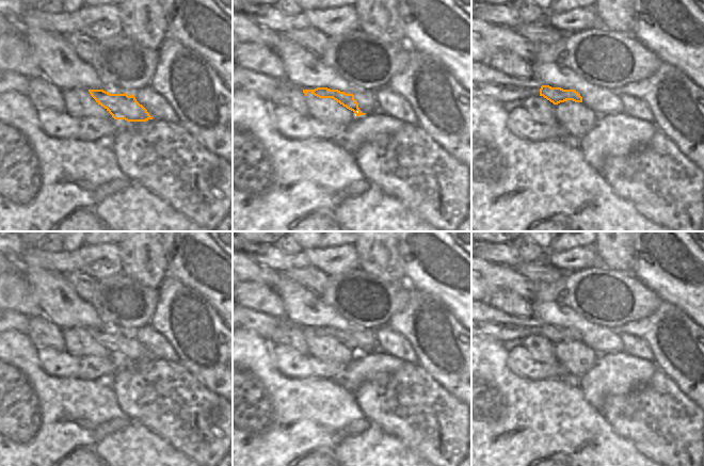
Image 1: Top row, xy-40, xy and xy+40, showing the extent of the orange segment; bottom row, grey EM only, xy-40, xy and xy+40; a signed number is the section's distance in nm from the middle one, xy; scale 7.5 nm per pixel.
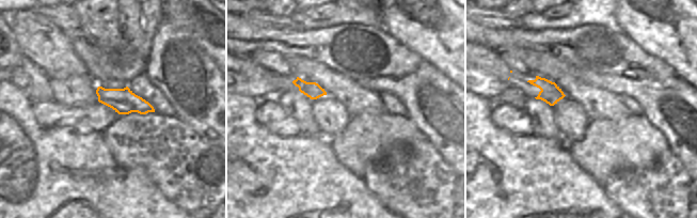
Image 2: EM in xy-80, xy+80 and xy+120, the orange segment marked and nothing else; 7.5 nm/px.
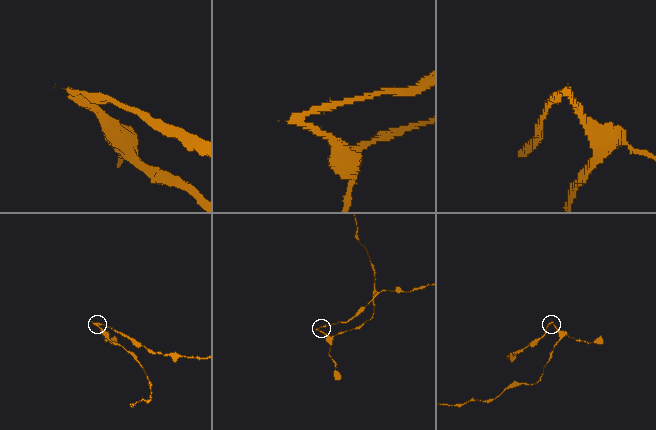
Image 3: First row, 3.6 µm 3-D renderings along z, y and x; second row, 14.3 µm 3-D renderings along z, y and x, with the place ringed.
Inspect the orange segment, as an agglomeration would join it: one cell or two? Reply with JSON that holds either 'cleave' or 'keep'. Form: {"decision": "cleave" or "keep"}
{"decision": "cleave"}

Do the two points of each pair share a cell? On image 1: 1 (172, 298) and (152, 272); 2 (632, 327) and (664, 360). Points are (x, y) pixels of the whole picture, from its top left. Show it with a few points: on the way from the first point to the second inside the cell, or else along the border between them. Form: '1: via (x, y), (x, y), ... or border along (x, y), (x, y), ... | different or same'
1: border along (166, 275), (157, 287) | different
2: via (641, 330), (657, 346), (659, 351) | same

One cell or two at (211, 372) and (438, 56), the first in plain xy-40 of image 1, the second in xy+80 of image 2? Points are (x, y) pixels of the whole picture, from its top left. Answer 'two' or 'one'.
two

